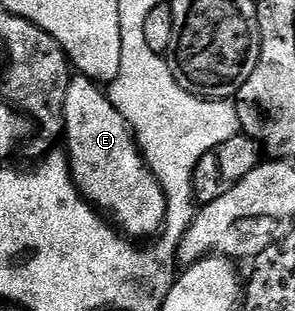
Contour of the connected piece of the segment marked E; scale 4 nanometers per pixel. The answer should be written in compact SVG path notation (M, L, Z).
M75 73L68 84L68 96L64 96L64 120L64 150L70 159L70 177L77 184L83 198L105 215L125 237L131 240L153 239L166 221L166 198L156 176L146 165L143 151L135 142L129 124L112 104L109 93L86 74Z

